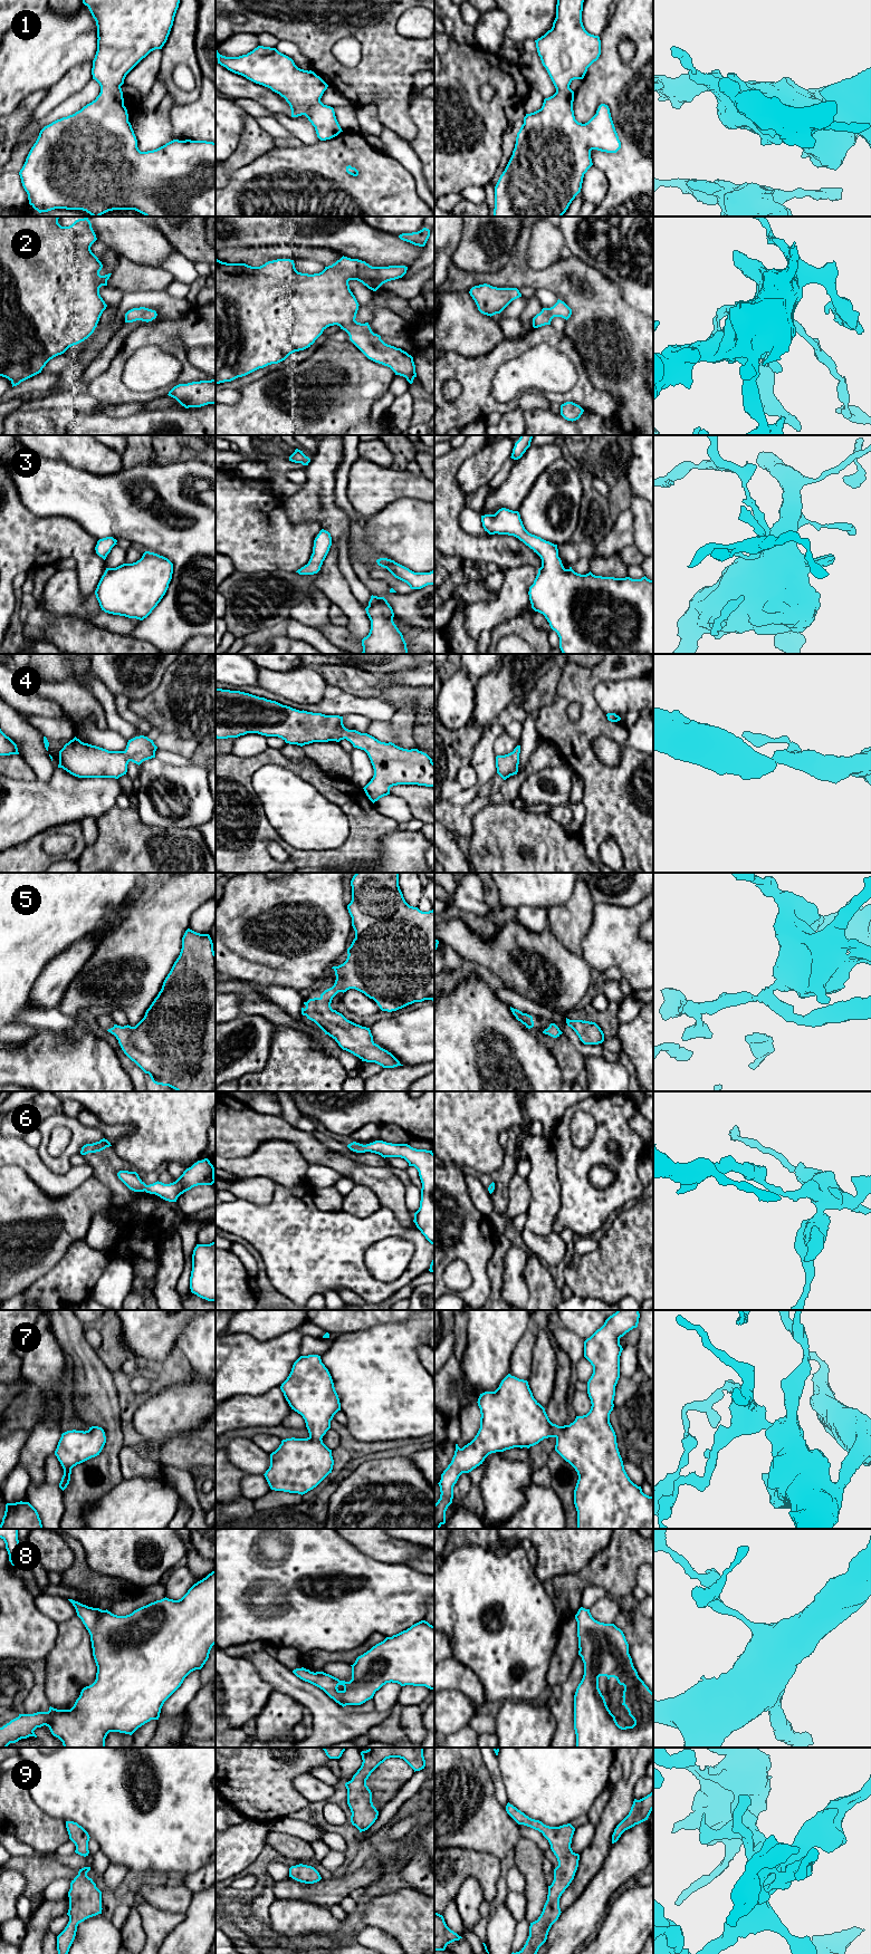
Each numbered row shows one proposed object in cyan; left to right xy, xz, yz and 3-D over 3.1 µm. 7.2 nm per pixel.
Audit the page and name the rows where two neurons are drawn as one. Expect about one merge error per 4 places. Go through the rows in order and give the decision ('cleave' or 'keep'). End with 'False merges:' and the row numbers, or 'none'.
1: keep
2: keep
3: keep
4: keep
5: keep
6: keep
7: keep
8: keep
9: keep
False merges: none

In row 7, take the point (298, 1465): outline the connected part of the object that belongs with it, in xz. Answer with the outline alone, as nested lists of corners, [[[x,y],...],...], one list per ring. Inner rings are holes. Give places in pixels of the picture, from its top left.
[[[318,1355],[300,1356],[294,1363],[280,1389],[291,1409],[305,1419],[309,1436],[283,1440],[279,1447],[270,1454],[270,1466],[264,1475],[271,1490],[303,1495],[332,1473],[334,1465],[332,1450],[323,1443],[322,1438],[331,1428],[334,1415],[341,1411],[341,1403],[332,1376]]]

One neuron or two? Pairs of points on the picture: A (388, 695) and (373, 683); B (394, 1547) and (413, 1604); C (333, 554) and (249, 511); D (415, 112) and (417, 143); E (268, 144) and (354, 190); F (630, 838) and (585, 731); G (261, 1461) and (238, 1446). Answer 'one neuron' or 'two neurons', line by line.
A: one neuron
B: two neurons
C: two neurons
D: one neuron
E: two neurons
F: one neuron
G: one neuron

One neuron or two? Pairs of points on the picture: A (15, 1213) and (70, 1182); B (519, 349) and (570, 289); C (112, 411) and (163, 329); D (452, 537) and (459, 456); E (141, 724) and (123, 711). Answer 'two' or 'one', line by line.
A: two
B: two
C: two
D: one
E: one

